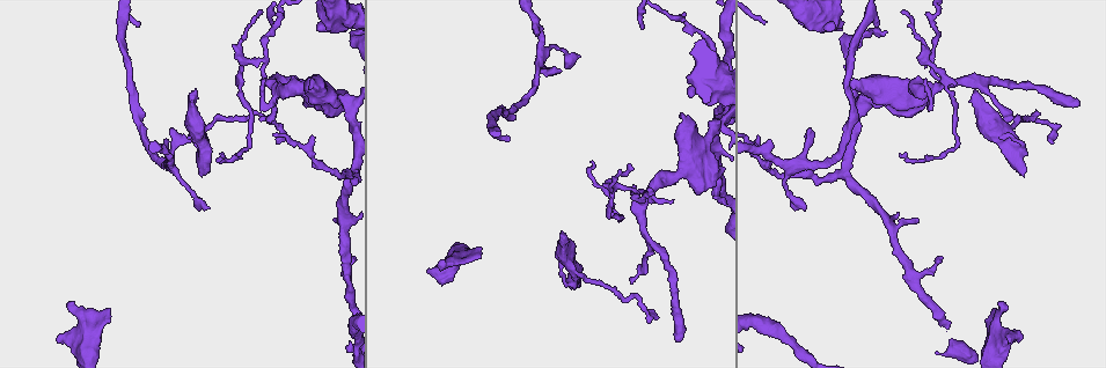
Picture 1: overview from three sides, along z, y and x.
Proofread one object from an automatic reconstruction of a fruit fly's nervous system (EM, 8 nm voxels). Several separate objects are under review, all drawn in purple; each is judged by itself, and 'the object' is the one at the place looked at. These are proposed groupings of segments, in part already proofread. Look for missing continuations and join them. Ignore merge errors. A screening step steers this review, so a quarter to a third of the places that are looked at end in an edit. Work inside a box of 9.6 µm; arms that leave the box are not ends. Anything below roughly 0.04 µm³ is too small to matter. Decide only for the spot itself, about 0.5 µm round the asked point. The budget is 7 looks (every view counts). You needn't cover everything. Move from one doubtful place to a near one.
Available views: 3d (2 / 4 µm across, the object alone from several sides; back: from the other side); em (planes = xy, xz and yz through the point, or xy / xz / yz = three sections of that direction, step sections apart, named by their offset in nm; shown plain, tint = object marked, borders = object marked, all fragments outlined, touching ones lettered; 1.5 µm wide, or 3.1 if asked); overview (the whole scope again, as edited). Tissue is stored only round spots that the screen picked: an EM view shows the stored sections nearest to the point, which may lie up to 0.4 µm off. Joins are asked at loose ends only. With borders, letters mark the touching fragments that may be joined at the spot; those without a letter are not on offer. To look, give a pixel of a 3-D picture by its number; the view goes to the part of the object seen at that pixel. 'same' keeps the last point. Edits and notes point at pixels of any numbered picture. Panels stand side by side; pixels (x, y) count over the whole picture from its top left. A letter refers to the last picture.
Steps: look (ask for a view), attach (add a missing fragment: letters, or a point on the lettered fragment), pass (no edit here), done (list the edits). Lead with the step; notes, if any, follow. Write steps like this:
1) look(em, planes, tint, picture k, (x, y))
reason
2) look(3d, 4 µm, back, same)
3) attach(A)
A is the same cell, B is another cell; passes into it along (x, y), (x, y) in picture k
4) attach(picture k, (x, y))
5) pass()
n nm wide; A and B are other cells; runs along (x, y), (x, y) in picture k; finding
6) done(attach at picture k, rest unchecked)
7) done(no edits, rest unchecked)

look(em, planes, borders, picture 1, (566, 238))
an open end

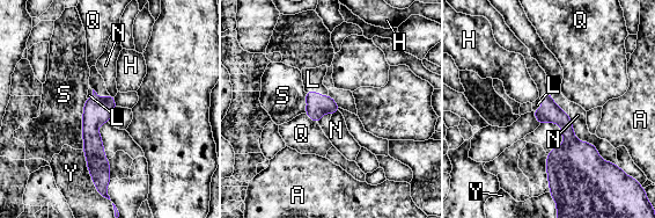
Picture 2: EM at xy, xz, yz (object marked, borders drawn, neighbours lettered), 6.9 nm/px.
attach(L)
L is the same cell, A, H, N, Q, S and Y are other cells; passes into it along (550, 111), (542, 102), (537, 104) in picture 2; the neuron continues

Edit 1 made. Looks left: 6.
look(3d, 4 µm, picture 1, (571, 289))
stops while still wide

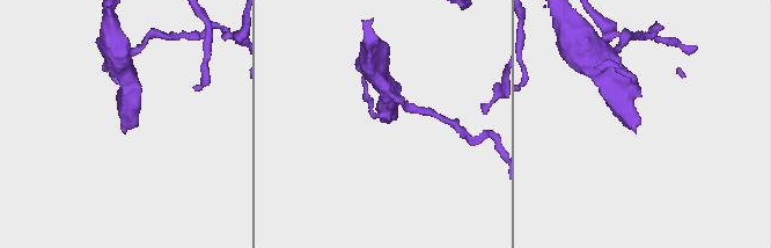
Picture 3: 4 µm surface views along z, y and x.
look(em, 3.1 µm, xy, step 8, borders, picture 3, (635, 129))

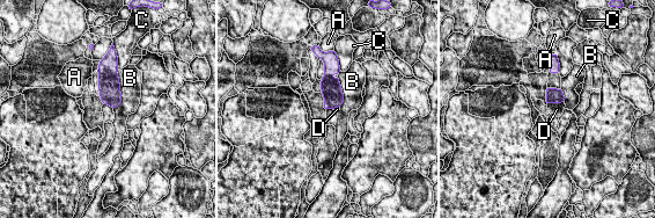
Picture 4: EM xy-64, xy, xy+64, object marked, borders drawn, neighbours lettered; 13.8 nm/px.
look(em, 3.1 µm, planes, borders, same)

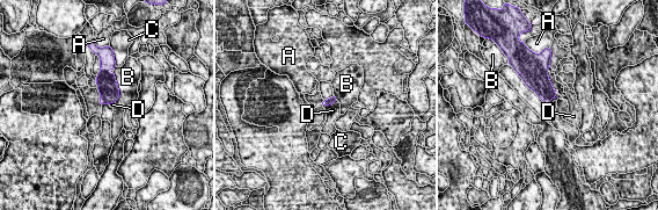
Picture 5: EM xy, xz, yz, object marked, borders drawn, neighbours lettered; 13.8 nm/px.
attach(D)
D is the same cell, A, B and C are other cells; passes into it along (540, 84), (552, 98), (569, 96) in picture 5; it goes on there

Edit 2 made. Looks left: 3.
look(3d, 4 µm, picture 1, (207, 207))
tapers out

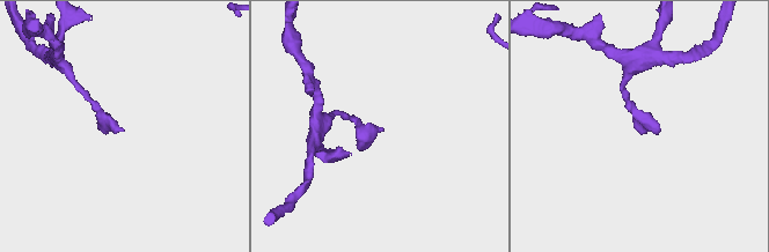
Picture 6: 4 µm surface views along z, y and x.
look(em, planes, borders, picture 6, (638, 131))

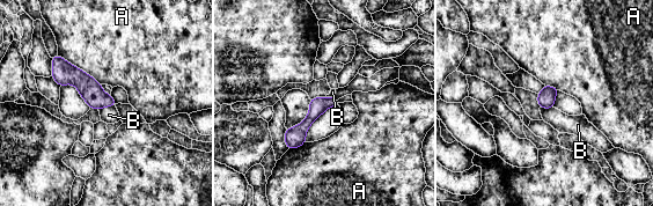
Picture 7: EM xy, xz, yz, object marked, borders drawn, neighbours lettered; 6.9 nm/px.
pass()
A and B are other cells; border along (115, 105), (104, 105), (98, 110) in picture 7; none of them fits

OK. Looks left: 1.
done(attach at picture 2, attach at picture 5, rest unchecked)

